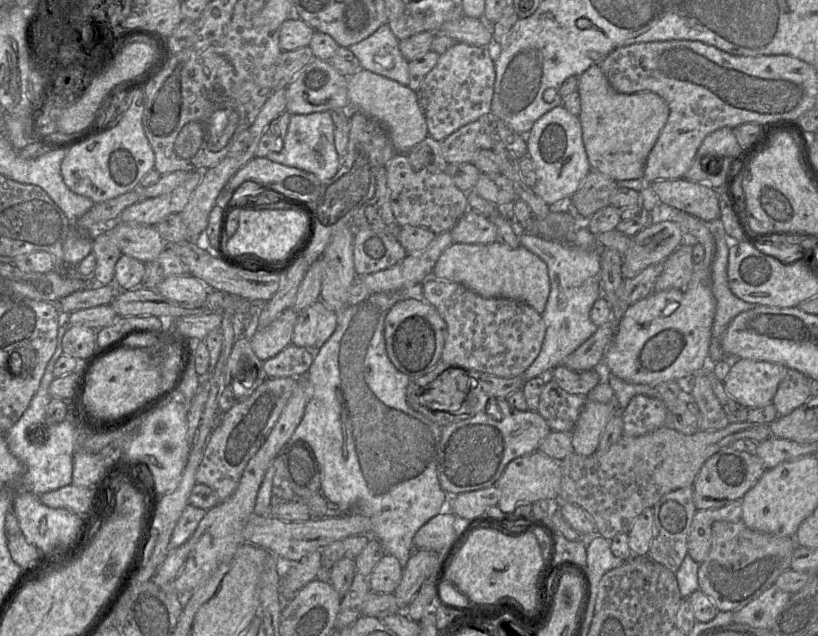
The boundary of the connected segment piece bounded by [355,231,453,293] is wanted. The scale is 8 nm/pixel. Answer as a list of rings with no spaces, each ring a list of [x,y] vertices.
[[[450,231],[437,234],[424,250],[407,254],[402,261],[386,270],[359,275],[355,283],[364,284],[371,293],[394,292],[422,285],[432,276],[438,258],[452,243]]]

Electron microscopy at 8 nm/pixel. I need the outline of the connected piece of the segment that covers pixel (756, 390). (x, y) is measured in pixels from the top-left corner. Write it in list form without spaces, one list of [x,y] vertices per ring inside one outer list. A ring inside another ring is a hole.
[[[725,357],[730,370],[722,384],[725,391],[747,408],[772,403],[780,381],[788,369],[772,362]]]

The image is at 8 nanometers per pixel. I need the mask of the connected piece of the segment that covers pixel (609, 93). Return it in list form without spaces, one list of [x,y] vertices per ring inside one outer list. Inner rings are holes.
[[[599,65],[579,76],[579,119],[590,167],[616,182],[642,179],[646,160],[669,117],[669,107],[658,94],[644,91],[623,94],[615,91]]]

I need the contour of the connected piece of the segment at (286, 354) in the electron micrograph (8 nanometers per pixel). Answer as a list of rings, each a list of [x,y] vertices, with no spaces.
[[[291,343],[273,358],[263,362],[268,378],[303,378],[314,360],[314,352]]]

